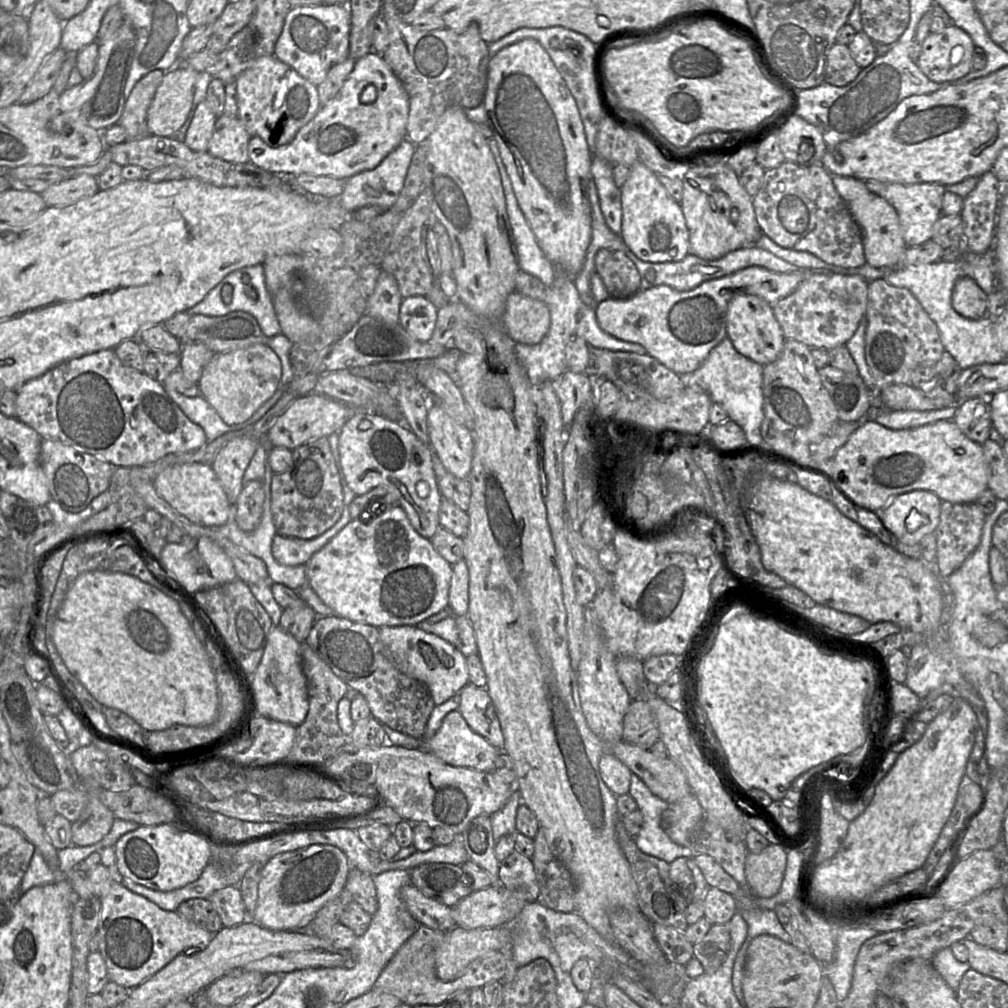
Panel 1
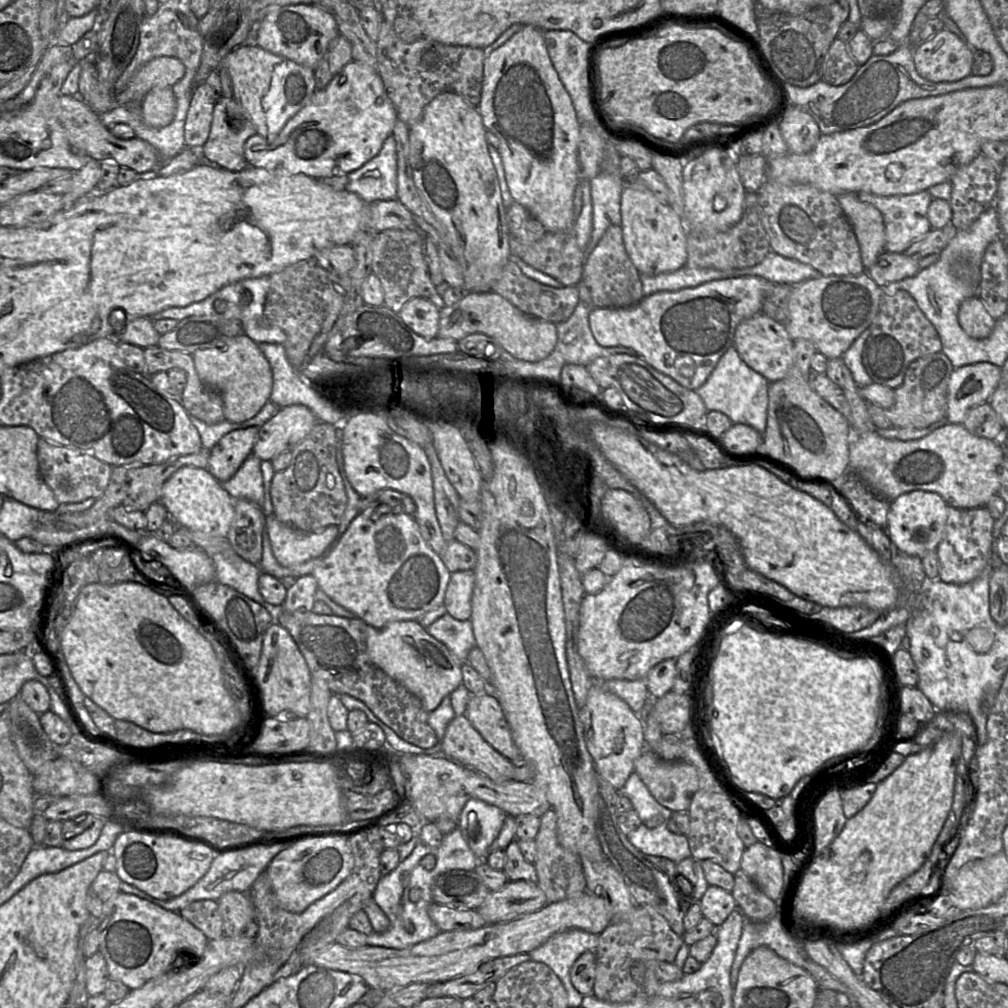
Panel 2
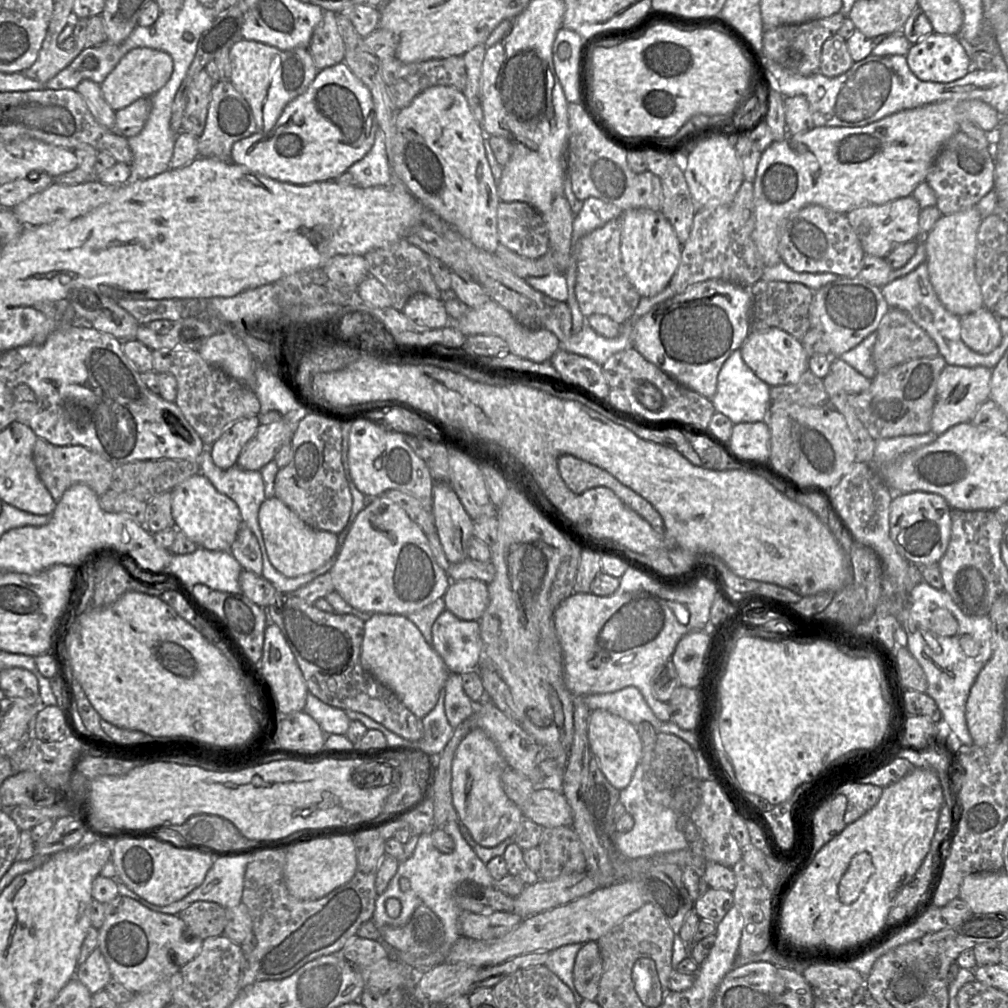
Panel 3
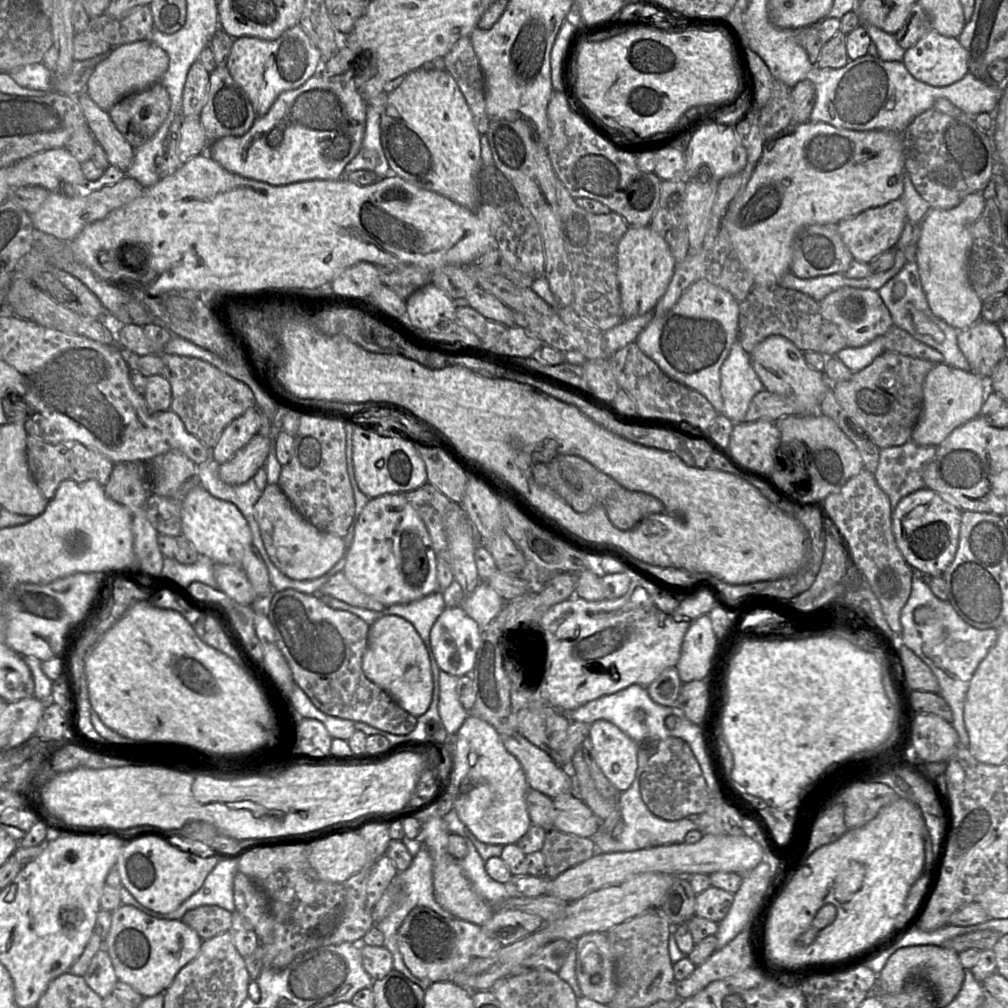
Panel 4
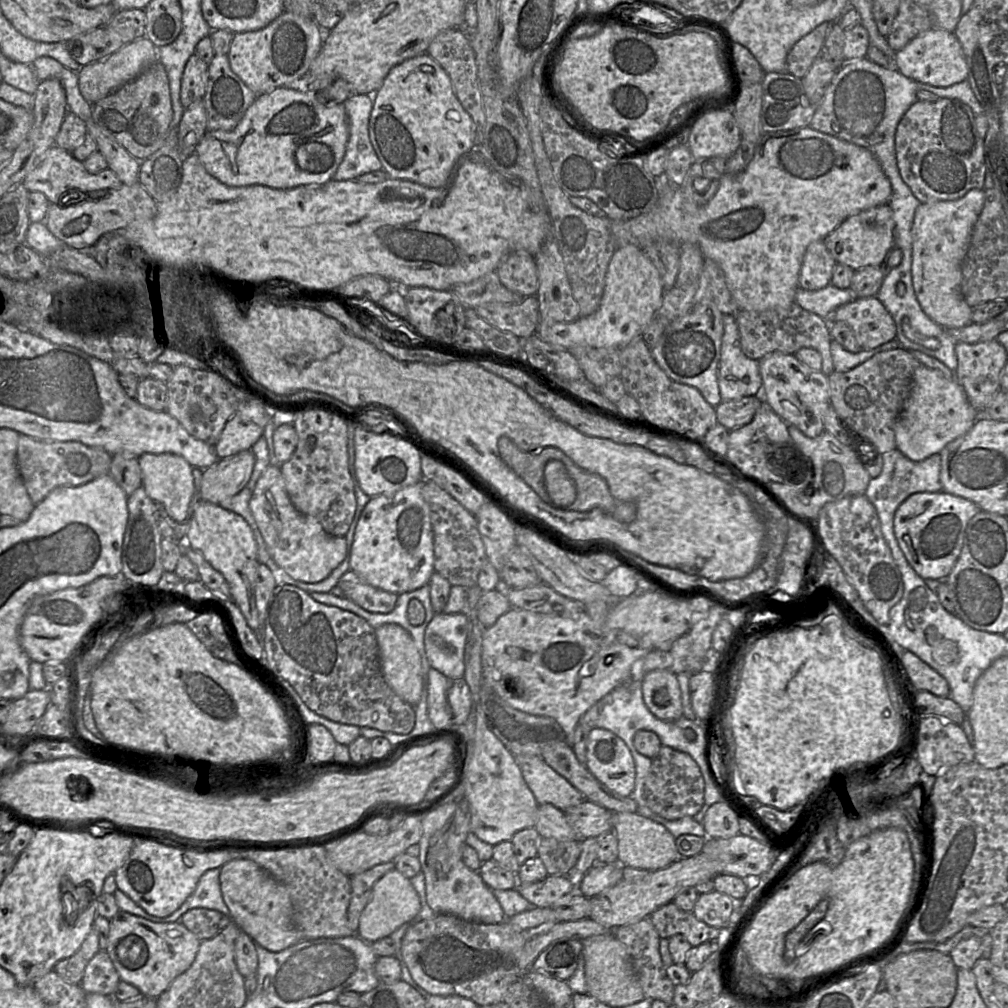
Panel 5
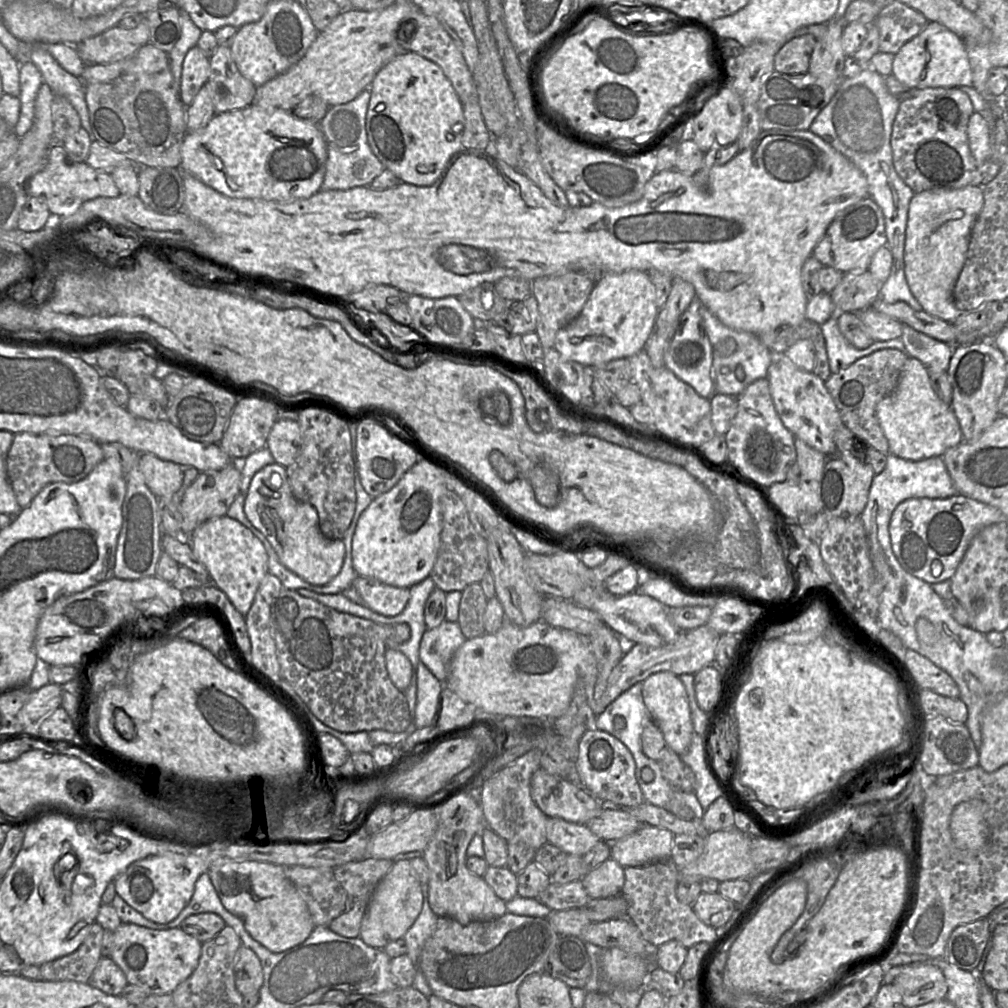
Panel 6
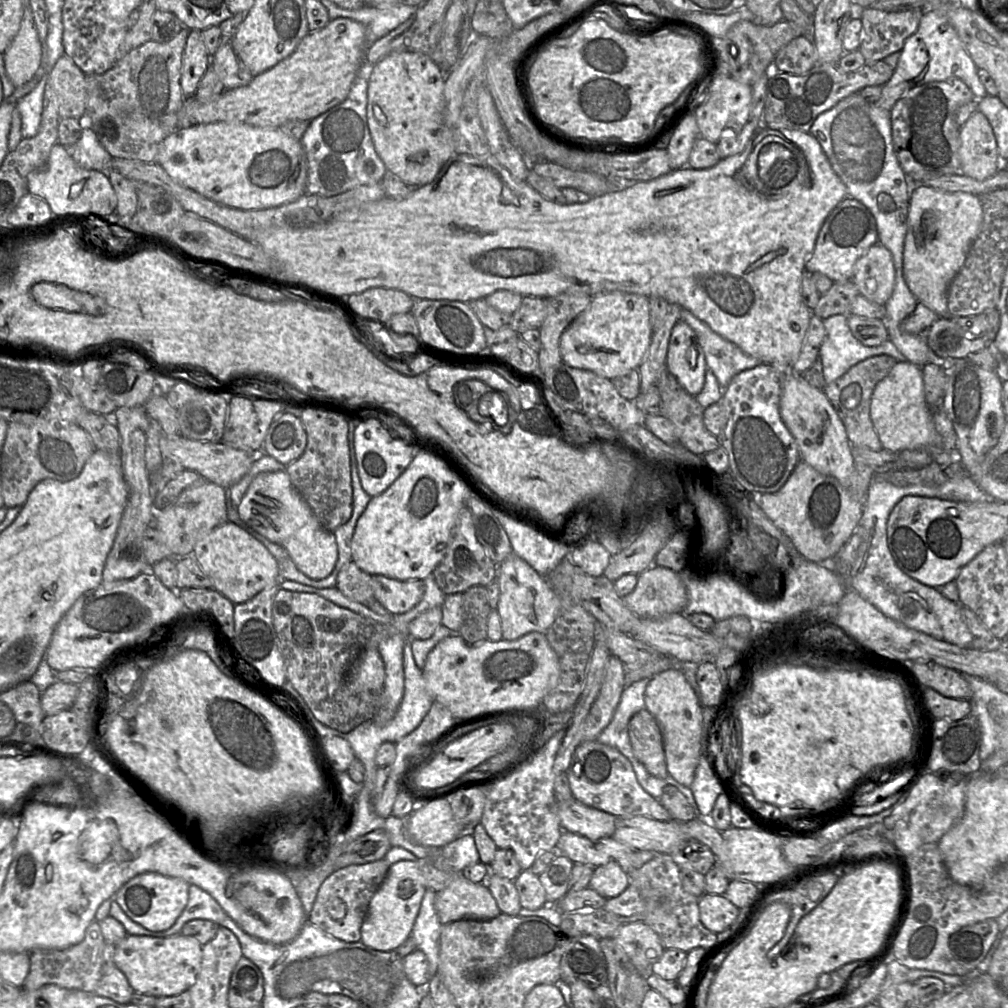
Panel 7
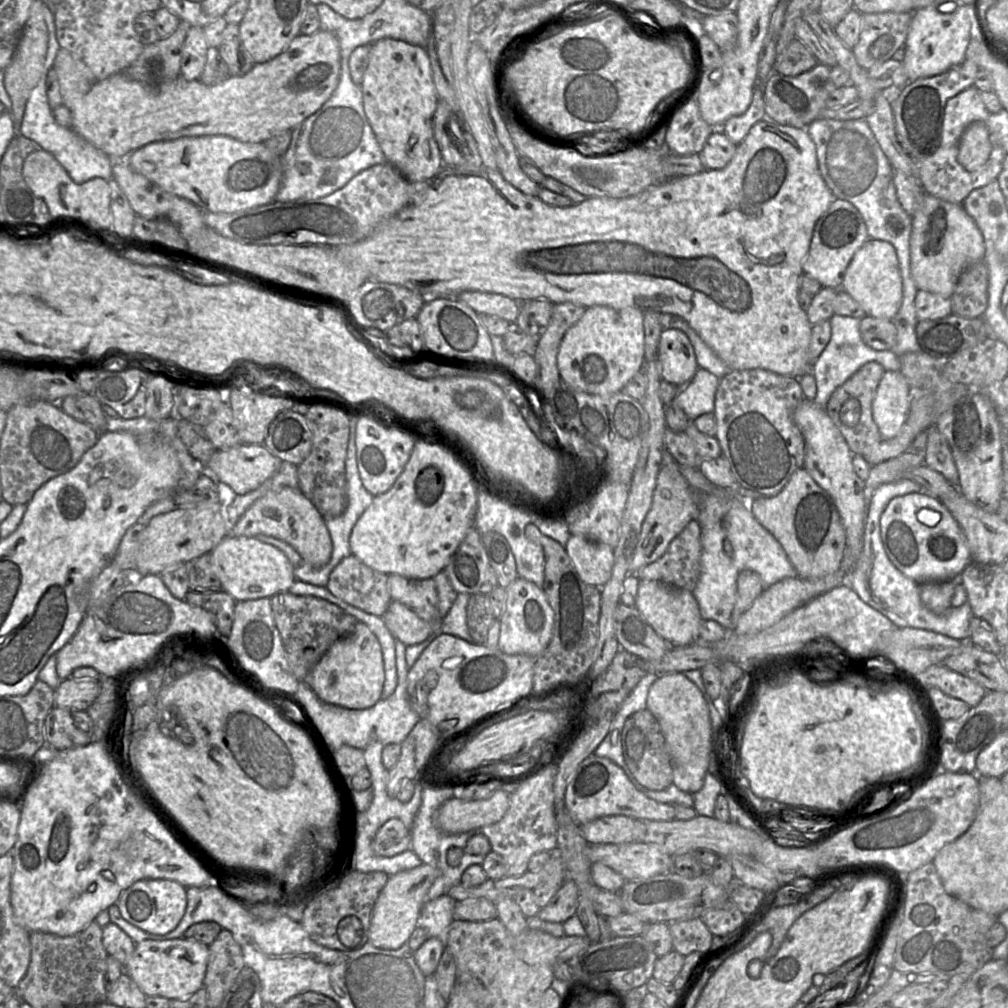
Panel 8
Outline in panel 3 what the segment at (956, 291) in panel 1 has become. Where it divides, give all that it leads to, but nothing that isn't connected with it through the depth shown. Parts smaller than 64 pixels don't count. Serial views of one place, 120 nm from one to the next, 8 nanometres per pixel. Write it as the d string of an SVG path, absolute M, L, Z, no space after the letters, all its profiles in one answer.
M985 307L960 317L960 335L967 347L981 355L995 350L1003 338L999 318Z

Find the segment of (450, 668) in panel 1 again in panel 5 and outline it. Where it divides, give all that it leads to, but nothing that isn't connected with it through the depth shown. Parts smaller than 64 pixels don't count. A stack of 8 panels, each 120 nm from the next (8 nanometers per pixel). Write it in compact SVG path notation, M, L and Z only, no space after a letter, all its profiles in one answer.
M383 624L375 629L383 678L391 690L413 708L422 693L421 658L409 632L398 624Z

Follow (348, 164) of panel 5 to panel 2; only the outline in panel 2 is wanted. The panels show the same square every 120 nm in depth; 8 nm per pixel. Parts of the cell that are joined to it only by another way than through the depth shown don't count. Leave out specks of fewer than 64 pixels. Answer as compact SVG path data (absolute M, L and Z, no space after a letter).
M389 136L375 157L347 176L346 190L357 194L365 203L395 200L397 197L395 139Z

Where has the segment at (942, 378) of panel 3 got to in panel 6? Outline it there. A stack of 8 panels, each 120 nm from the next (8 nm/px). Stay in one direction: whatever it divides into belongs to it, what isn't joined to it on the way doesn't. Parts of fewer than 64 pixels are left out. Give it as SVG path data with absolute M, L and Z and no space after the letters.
M908 357L897 386L876 407L881 429L888 440L889 454L909 461L940 456L963 441L957 417L951 405L943 402L931 386L927 368Z

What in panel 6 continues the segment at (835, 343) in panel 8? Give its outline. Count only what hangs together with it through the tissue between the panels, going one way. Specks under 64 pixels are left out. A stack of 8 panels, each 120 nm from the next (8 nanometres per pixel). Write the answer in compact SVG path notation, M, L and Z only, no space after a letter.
M831 317L822 324L821 330L825 339L829 367L832 374L837 374L860 358L879 350L896 349L906 352L901 339L898 338L890 341L874 341L866 349L857 349L841 334L836 317Z

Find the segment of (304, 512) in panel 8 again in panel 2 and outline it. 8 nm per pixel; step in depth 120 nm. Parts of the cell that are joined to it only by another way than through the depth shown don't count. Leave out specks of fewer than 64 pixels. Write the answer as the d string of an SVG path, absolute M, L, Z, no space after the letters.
M274 514L265 518L273 555L283 567L304 563L321 556L338 534L338 526L302 532L280 522Z

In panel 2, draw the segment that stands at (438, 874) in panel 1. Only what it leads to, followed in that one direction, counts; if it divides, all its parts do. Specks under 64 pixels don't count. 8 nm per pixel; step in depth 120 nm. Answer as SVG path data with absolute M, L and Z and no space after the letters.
M450 870L440 874L431 887L433 902L455 909L478 909L491 893L474 871Z

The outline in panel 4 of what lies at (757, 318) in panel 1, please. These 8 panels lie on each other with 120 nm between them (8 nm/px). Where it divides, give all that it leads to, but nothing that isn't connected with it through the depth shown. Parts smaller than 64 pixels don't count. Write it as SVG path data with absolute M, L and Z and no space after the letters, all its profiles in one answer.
M772 335L760 342L750 354L753 369L764 386L764 390L782 396L794 396L803 404L801 415L821 415L820 401L830 384L824 372L810 367L803 352L790 340Z

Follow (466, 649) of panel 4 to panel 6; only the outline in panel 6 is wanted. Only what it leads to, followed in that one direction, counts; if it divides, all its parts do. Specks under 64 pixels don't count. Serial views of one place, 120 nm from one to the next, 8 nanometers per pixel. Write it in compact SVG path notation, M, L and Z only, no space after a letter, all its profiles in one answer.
M444 620L439 626L424 632L419 647L420 660L440 682L445 683L453 655L465 640L457 622Z

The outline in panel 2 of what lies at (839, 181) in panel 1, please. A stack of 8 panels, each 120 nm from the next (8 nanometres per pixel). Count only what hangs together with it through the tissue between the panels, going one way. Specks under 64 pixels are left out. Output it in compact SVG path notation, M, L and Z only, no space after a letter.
M842 193L837 199L856 235L866 272L885 252L883 216L871 204L860 201L855 193Z

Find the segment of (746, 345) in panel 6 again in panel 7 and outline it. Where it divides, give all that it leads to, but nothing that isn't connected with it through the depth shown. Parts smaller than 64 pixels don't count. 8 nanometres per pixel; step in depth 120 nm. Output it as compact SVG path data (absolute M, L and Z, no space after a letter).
M682 308L680 320L696 333L705 354L706 365L723 390L738 373L762 364L759 359L746 354L737 345L714 332L689 310Z

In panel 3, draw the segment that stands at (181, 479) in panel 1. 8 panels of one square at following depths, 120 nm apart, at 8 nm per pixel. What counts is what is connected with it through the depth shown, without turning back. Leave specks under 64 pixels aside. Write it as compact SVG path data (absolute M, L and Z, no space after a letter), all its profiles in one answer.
M201 473L187 478L171 492L174 527L185 534L197 547L211 551L229 551L242 521L236 503L218 492Z

